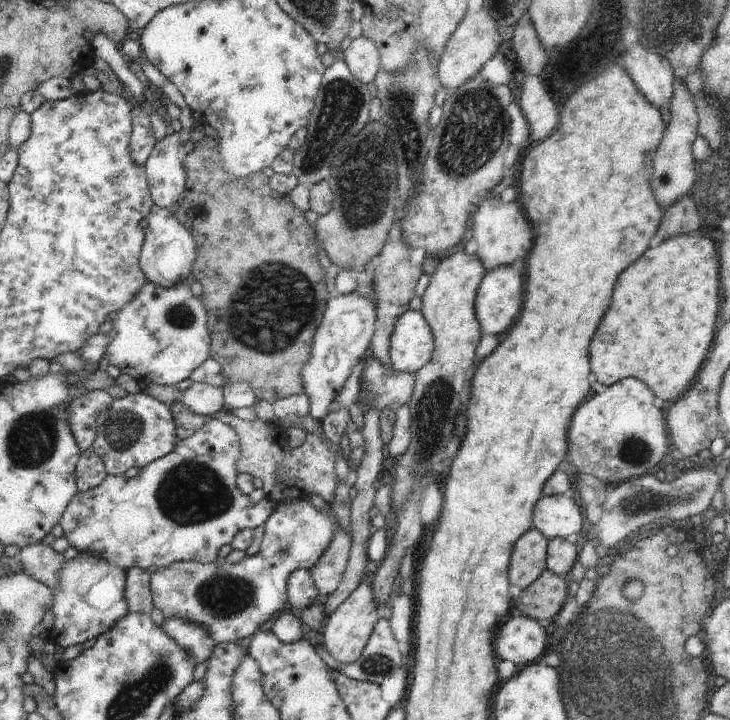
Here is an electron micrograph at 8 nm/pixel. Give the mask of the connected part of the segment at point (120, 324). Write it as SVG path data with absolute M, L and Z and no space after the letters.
M184 280L170 288L146 282L137 295L117 312L116 319L112 321L104 363L113 364L122 372L128 372L137 380L141 390L149 384L176 386L210 358L212 337L208 330L207 312L201 297L192 294L190 282L191 280Z

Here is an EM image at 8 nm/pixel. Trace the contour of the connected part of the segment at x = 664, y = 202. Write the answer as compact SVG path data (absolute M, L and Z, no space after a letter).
M680 79L673 80L673 93L668 109L670 122L665 126L661 143L654 155L654 176L652 176L652 190L662 208L670 206L681 196L688 195L688 191L695 182L695 159L692 155L692 143L697 137L698 115L695 102L690 91Z

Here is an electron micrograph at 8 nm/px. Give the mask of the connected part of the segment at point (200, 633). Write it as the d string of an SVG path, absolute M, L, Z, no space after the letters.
M166 619L161 627L166 636L187 652L196 665L208 660L216 646L205 629L195 623L182 619Z

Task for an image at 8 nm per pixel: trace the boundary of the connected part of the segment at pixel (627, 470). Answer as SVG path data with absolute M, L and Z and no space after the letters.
M623 378L607 386L604 392L594 392L590 400L580 404L568 430L571 470L606 484L614 480L621 483L646 473L654 474L671 448L666 419L654 405L654 398L655 394L641 380Z

